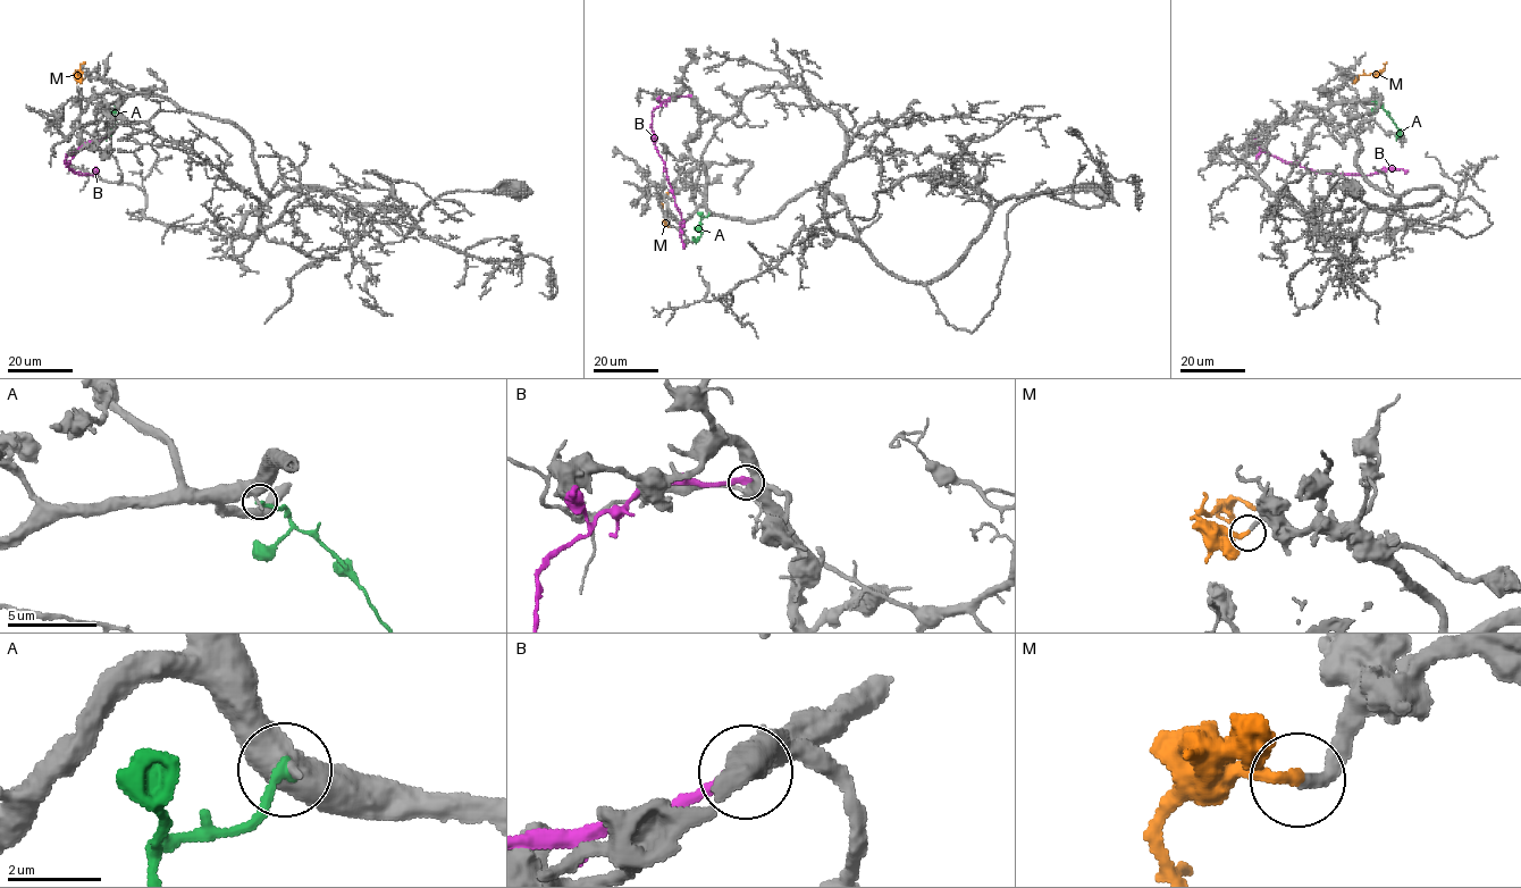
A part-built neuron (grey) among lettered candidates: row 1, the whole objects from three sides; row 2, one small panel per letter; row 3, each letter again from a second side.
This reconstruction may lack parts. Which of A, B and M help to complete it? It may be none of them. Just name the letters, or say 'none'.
M

